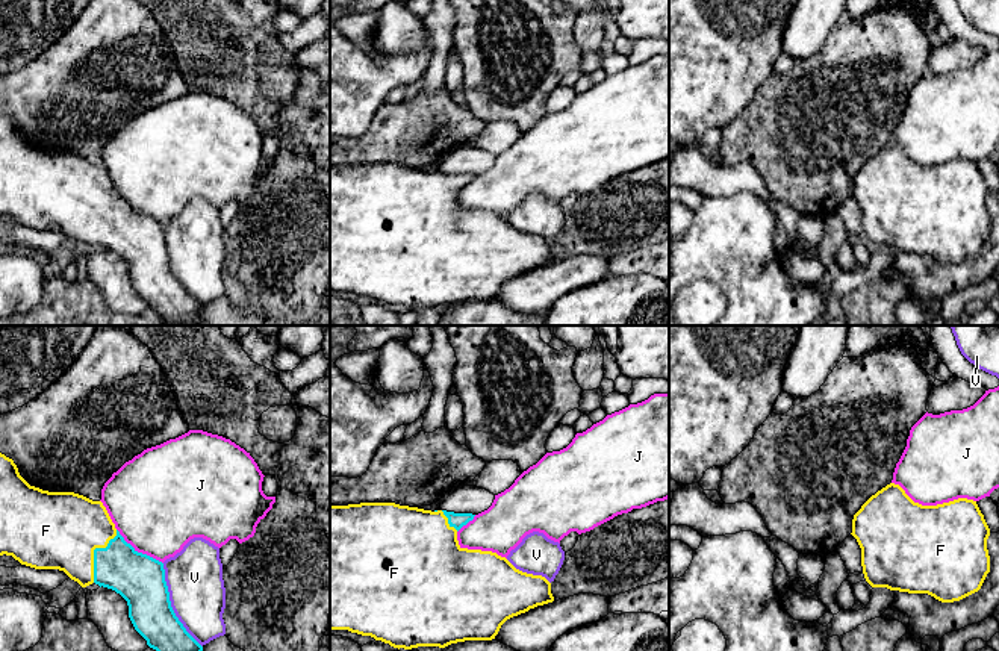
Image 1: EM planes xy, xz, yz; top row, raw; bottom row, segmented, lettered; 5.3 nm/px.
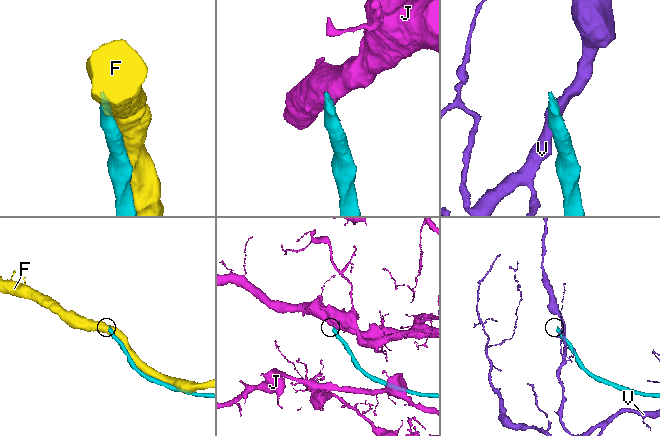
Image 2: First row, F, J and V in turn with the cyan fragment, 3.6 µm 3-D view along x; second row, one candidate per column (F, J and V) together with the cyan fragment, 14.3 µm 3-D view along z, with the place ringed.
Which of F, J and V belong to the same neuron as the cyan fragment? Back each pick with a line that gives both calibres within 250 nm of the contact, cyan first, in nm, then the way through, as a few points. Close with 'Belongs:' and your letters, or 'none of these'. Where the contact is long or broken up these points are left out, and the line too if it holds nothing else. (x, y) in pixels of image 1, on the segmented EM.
F: 260 nm thick on the cyan side, 420 nm on the other
Belongs: F

